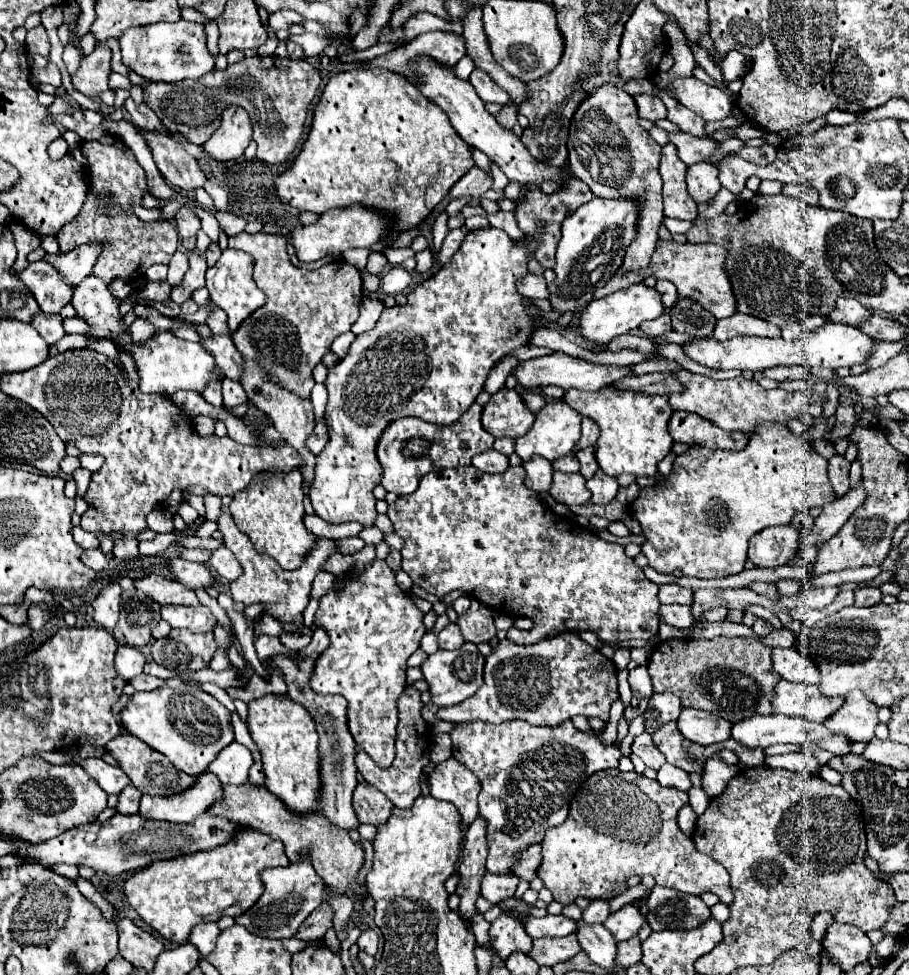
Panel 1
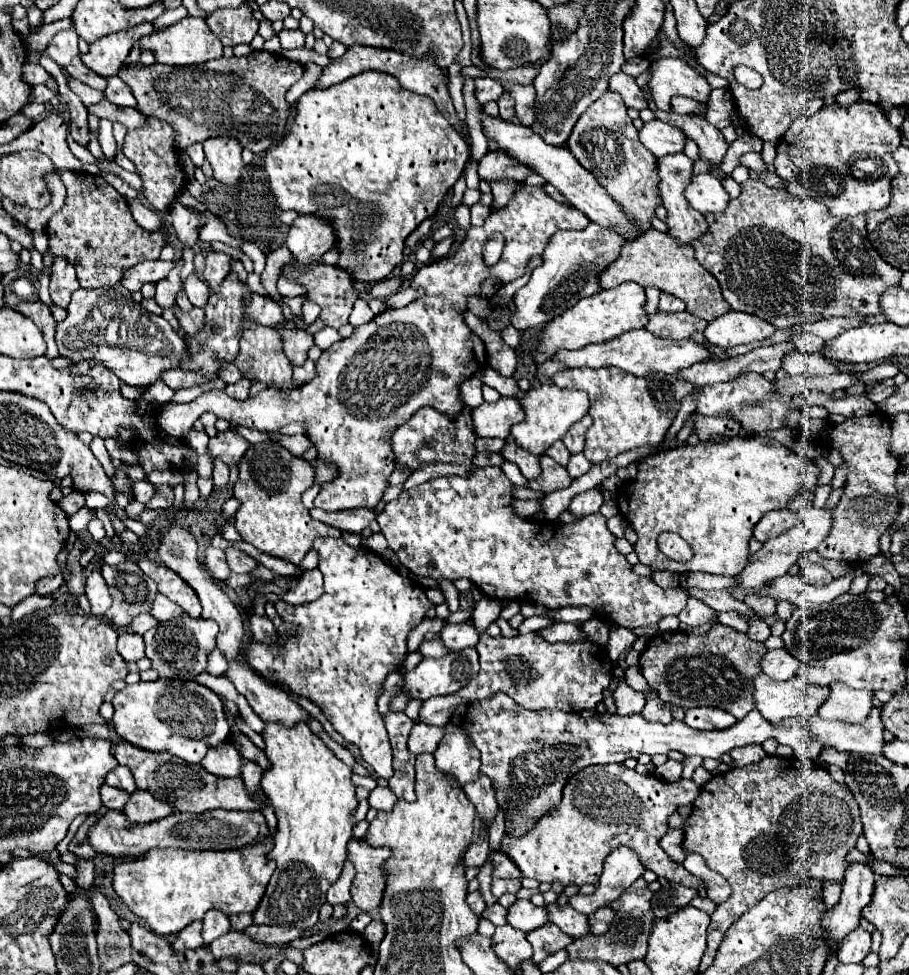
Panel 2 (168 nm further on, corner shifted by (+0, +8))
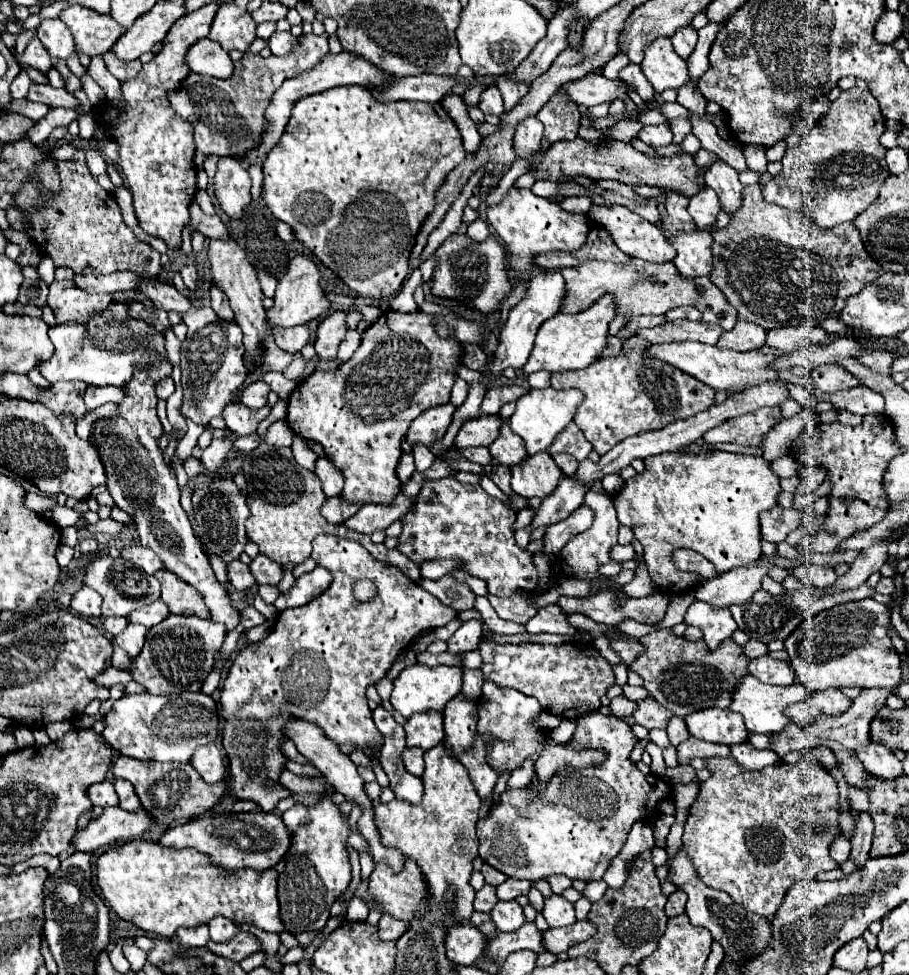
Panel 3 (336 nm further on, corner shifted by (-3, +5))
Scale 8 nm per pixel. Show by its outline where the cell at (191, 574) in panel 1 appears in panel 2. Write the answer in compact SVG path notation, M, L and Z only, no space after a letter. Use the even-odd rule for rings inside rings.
M207 548L205 566L207 566L207 570L211 570L213 578L217 578L221 582L231 576L231 568L227 564L227 556L225 556L225 552L221 548Z

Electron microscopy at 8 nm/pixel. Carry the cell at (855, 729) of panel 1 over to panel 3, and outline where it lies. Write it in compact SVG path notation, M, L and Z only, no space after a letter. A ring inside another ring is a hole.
M826 689L826 691L810 693L804 701L790 705L790 709L786 709L786 715L796 725L806 729L812 725L812 719L816 719L818 715L822 713L838 715L838 713L844 713L850 705L852 705L852 699L846 697L840 689Z

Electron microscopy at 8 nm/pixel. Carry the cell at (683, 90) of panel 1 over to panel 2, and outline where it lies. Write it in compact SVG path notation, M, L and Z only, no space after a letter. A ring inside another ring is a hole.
M677 58L655 60L647 86L659 110L669 110L669 100L677 94L693 98L697 102L707 102L711 92L707 80Z

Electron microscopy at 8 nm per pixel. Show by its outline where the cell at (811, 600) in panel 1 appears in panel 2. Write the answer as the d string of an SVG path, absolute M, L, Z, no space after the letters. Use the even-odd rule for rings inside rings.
M805 558L799 560L799 568L801 568L801 576L813 586L823 586L823 584L833 580L833 576L825 568L821 568L821 566L805 560Z

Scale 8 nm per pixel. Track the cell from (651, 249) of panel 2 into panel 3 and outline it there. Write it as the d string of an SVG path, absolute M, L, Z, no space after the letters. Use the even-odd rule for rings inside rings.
M630 259L628 263L604 263L604 261L586 261L582 263L578 269L562 269L564 279L566 279L566 297L562 303L562 311L564 313L576 313L576 311L584 311L588 309L598 297L602 297L604 293L612 293L618 301L618 313L620 315L664 315L670 309L682 307L682 305L692 305L698 311L702 311L702 321L706 323L714 323L718 327L722 327L724 331L732 329L736 323L736 309L728 303L726 295L712 285L712 281L708 277L694 277L694 281L686 281L686 277L678 277L674 263L650 263L650 261L642 261L642 259Z

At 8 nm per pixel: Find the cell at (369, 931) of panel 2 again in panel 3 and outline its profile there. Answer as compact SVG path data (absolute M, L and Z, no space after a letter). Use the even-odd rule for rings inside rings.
M386 913L386 915L382 915L382 919L378 923L378 933L386 941L396 941L406 931L406 927L408 927L406 921L398 921Z

